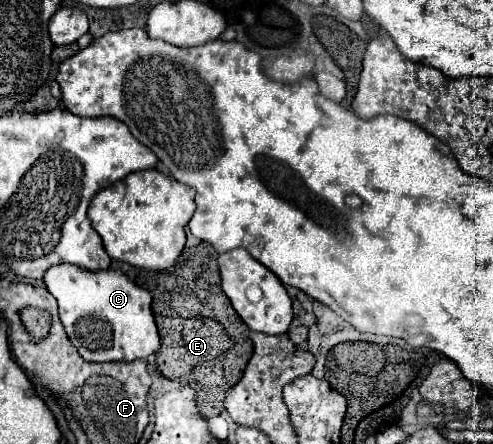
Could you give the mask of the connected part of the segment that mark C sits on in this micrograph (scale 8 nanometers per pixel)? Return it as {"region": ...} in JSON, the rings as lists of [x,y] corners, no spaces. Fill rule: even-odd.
{"region":[[[71,264],[51,266],[45,276],[47,290],[59,302],[59,316],[69,340],[87,362],[133,362],[159,350],[159,334],[151,312],[149,290],[131,282],[121,270],[101,272]]]}

